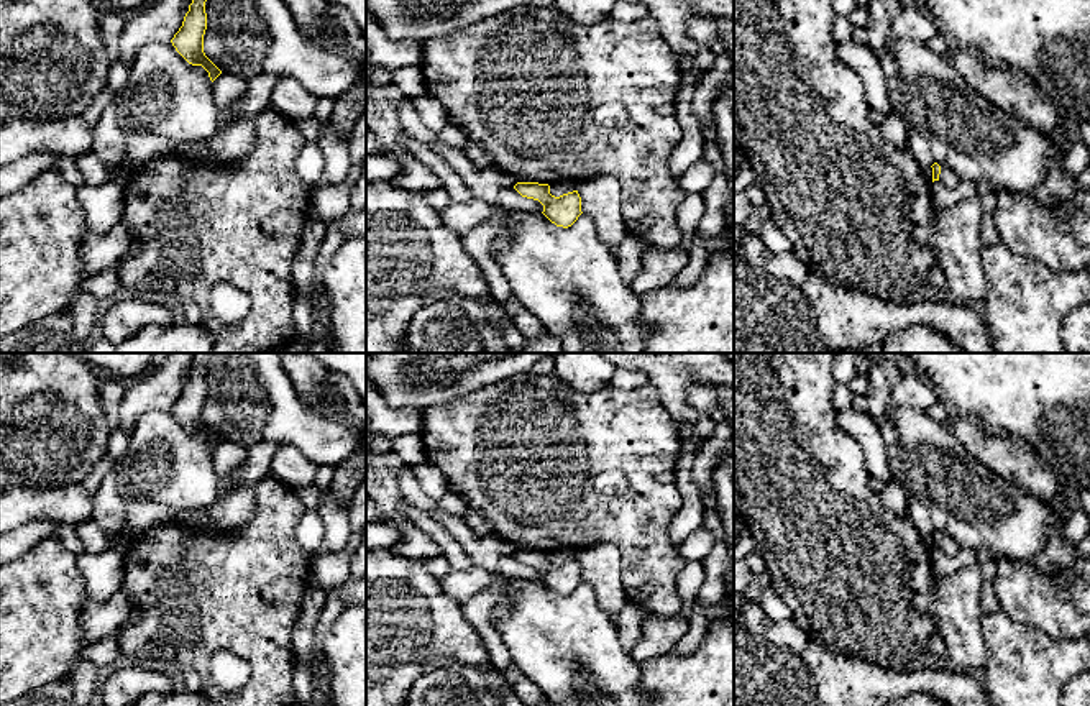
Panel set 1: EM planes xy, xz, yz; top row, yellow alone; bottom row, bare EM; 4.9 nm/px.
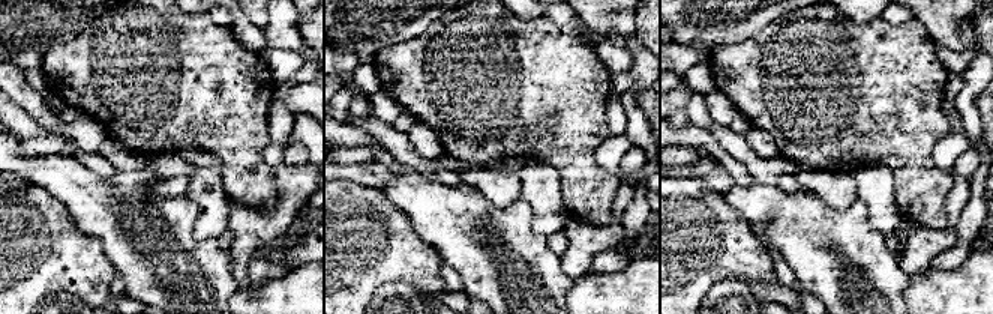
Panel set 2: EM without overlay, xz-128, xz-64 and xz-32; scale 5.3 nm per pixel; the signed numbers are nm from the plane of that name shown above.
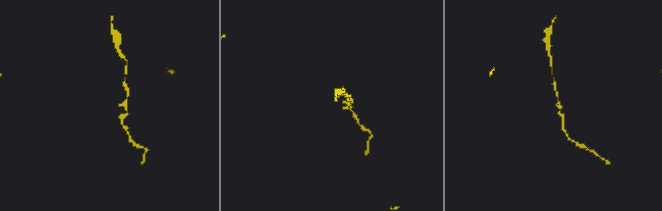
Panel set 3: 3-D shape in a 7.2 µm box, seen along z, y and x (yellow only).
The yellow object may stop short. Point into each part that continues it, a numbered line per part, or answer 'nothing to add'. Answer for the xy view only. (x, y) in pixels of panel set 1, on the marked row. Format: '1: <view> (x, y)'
nothing to add

